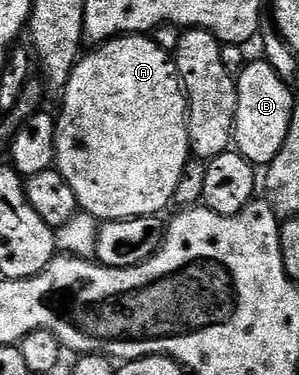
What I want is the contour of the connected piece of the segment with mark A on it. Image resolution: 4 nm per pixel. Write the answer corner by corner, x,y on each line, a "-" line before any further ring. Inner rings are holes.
149,34
119,35
116,39
109,39
106,43
87,50
72,69
64,90
61,92
62,112
57,112
56,122
56,160
57,170
72,185
72,193
76,193
78,205
89,215
96,216
99,221
112,219
135,219
141,215
157,216
167,206
171,206
176,185
180,181
180,173
184,173
184,165
192,158
190,153
190,138
188,137
188,121
186,120
186,92
182,90
182,83
178,79
178,70
174,64
171,52
160,49

